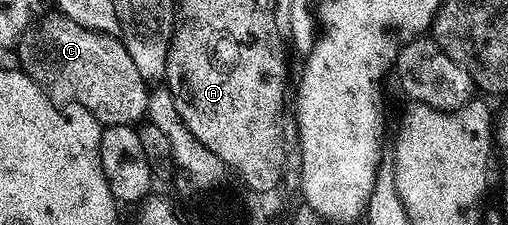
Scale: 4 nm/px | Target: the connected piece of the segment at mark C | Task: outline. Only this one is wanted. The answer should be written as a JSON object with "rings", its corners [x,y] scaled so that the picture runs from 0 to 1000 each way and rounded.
{"rings":[[[108,80],[91,89],[81,138],[65,133],[39,178],[35,240],[41,302],[104,444],[167,476],[205,564],[274,551],[291,507],[295,387],[280,324],[272,324],[242,187],[219,156],[169,129],[136,84]]]}

